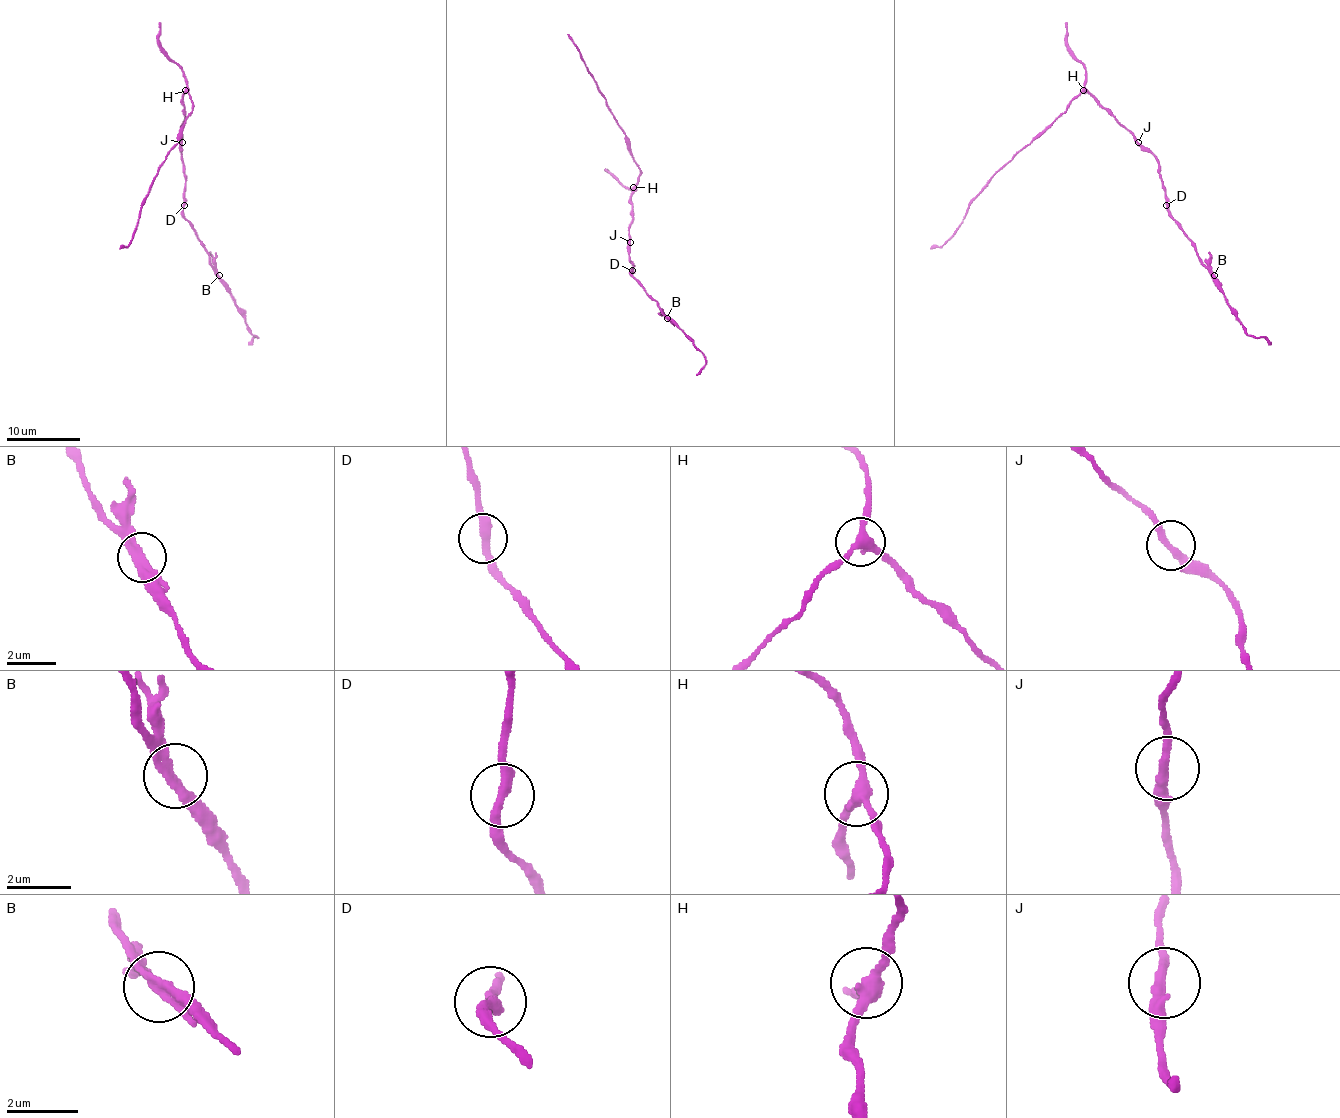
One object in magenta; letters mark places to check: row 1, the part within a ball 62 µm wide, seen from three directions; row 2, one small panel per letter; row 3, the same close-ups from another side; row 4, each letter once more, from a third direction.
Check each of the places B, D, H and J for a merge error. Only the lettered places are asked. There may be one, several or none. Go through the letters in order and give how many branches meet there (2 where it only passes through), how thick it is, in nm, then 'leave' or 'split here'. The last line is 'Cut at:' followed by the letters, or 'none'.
B: 2 branches meet; 280 nm thick; split here
D: 2 branches meet; 320 nm thick; leave
H: 3 branches meet; 320 nm thick; leave
J: 3 branches meet; 240 nm thick; leave
Cut at: B

